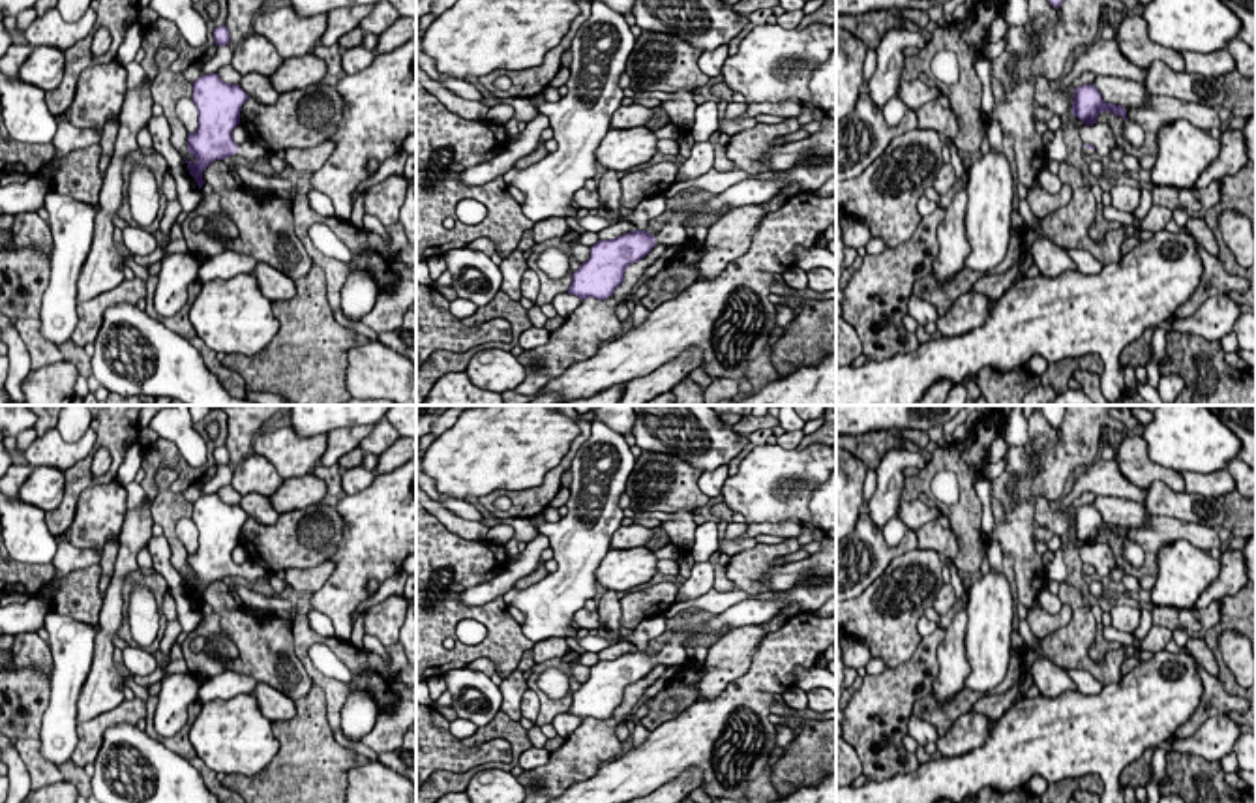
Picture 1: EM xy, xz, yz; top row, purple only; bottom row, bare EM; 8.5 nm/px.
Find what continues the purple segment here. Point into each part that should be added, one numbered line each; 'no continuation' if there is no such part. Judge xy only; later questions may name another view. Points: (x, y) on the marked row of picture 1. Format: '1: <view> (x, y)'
1: xy (250, 151)

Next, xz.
1: xz (673, 233)

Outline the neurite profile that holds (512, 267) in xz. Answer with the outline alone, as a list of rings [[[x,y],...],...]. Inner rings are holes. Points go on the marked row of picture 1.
[[[514,250],[501,263],[502,283],[501,291],[506,293],[514,300],[521,300],[521,278],[529,270],[529,263],[523,257],[521,250]]]

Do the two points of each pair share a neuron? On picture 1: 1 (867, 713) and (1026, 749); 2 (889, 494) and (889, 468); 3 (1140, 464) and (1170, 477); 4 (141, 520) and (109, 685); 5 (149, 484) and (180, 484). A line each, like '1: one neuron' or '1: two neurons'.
1: two neurons
2: one neuron
3: one neuron
4: one neuron
5: one neuron

